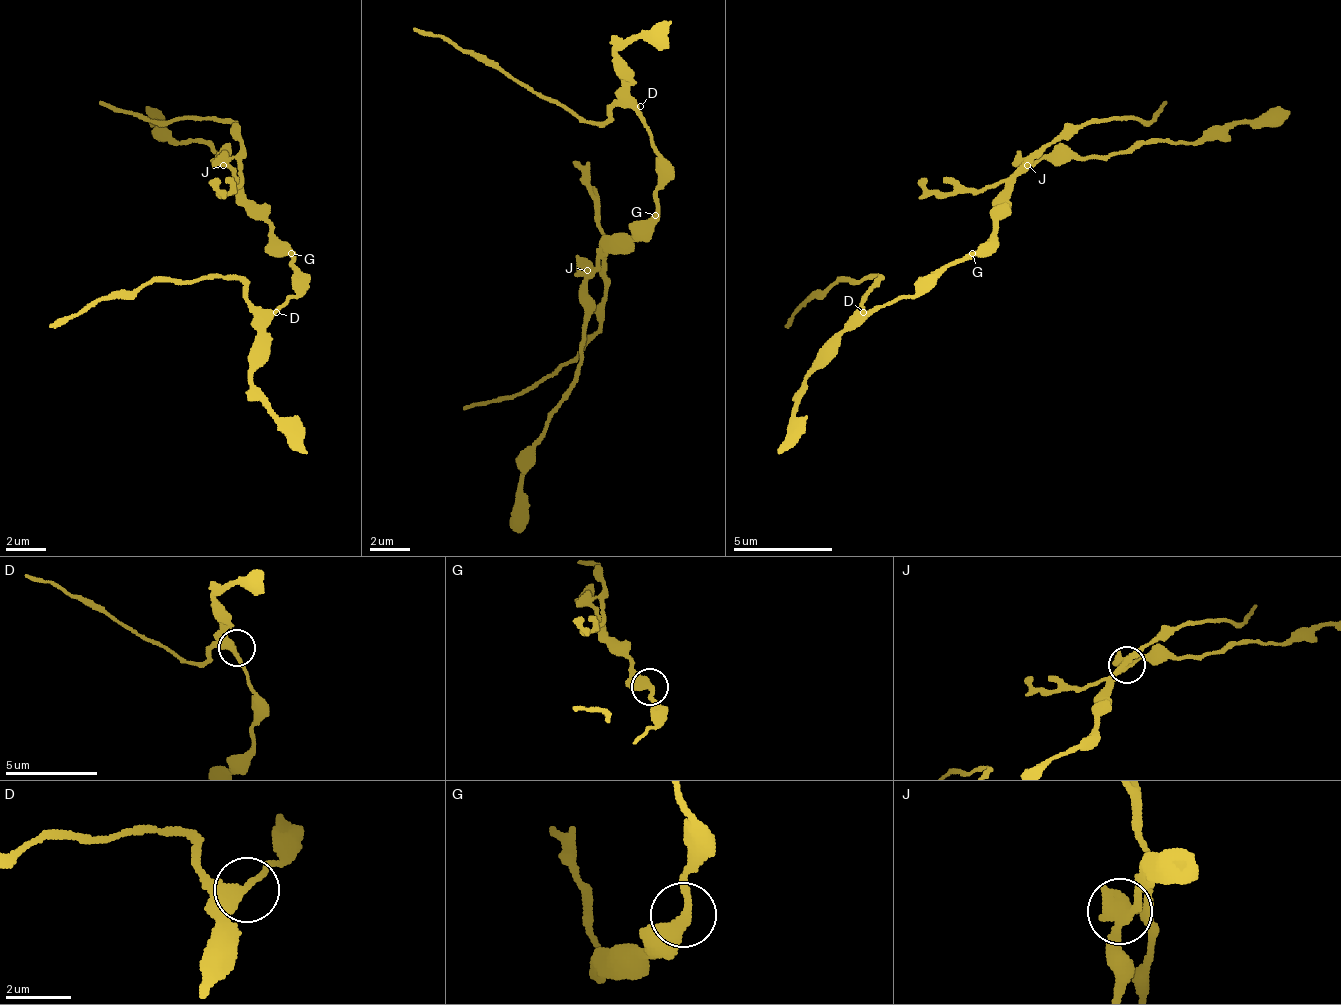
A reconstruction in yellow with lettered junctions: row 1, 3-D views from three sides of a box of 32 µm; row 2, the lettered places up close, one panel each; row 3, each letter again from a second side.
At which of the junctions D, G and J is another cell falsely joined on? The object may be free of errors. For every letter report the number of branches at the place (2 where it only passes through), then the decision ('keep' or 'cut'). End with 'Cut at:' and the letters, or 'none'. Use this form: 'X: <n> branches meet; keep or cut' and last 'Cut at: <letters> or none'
D: 3 branches meet; keep
G: 2 branches meet; keep
J: 3 branches meet; cut
Cut at: J

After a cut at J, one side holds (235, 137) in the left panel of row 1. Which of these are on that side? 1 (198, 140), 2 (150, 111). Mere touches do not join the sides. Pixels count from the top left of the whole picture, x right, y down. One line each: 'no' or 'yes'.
1: no
2: no

